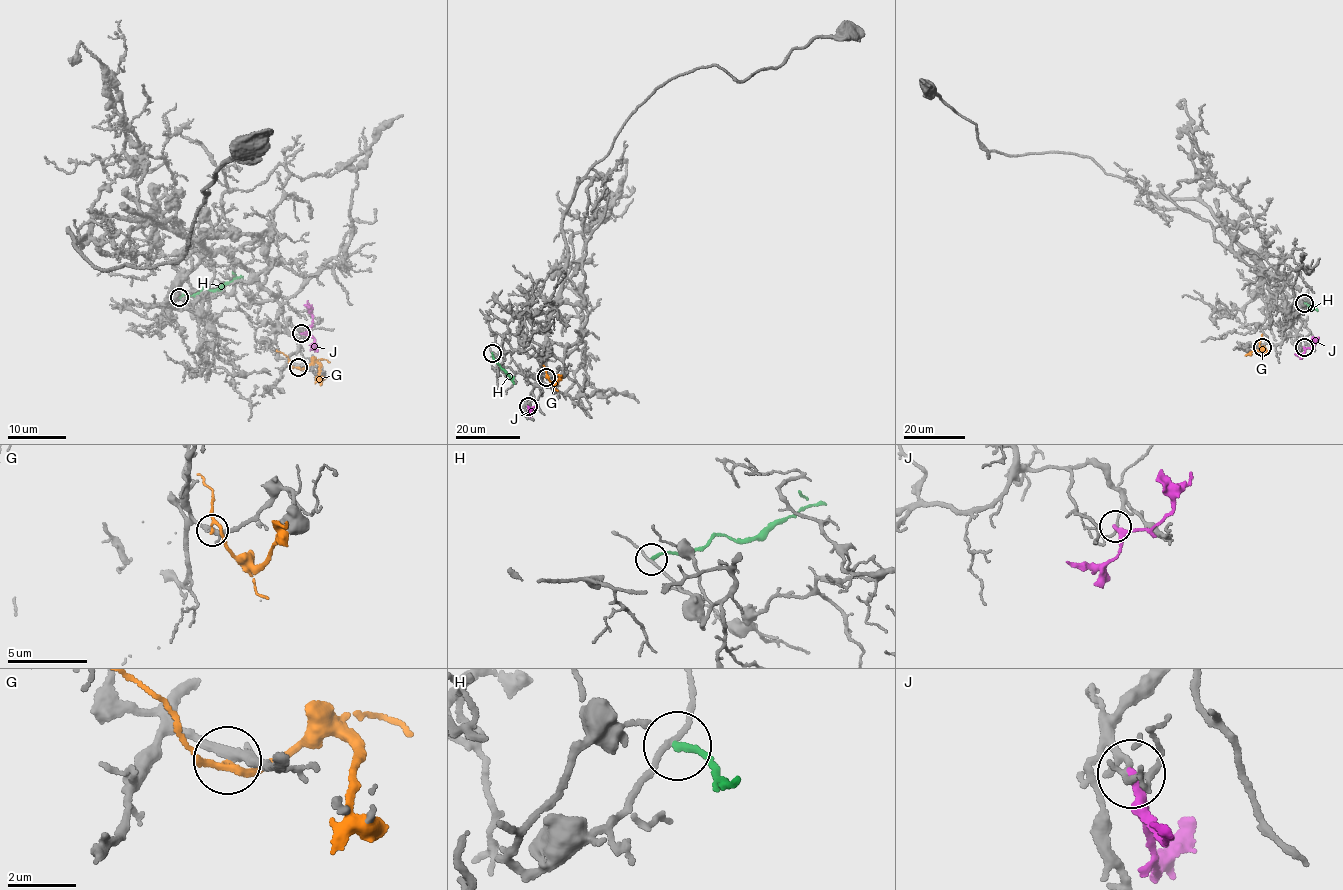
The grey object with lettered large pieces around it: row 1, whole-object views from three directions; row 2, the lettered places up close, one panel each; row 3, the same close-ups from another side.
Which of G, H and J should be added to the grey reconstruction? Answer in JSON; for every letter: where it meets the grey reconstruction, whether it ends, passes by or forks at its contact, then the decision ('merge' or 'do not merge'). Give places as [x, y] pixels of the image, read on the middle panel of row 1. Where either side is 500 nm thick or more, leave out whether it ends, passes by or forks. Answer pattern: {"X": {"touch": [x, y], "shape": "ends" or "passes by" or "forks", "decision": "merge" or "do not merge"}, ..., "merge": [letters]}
{"G": {"touch": [546, 377], "shape": "passes by", "decision": "do not merge"}, "H": {"touch": [492, 353], "shape": "ends", "decision": "do not merge"}, "J": {"touch": [528, 406], "shape": "ends", "decision": "do not merge"}, "merge": []}

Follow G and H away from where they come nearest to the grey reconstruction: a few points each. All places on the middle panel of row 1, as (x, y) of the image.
G: (546, 377), (555, 384), (561, 375)
H: (492, 353), (507, 375), (512, 380), (513, 376)

